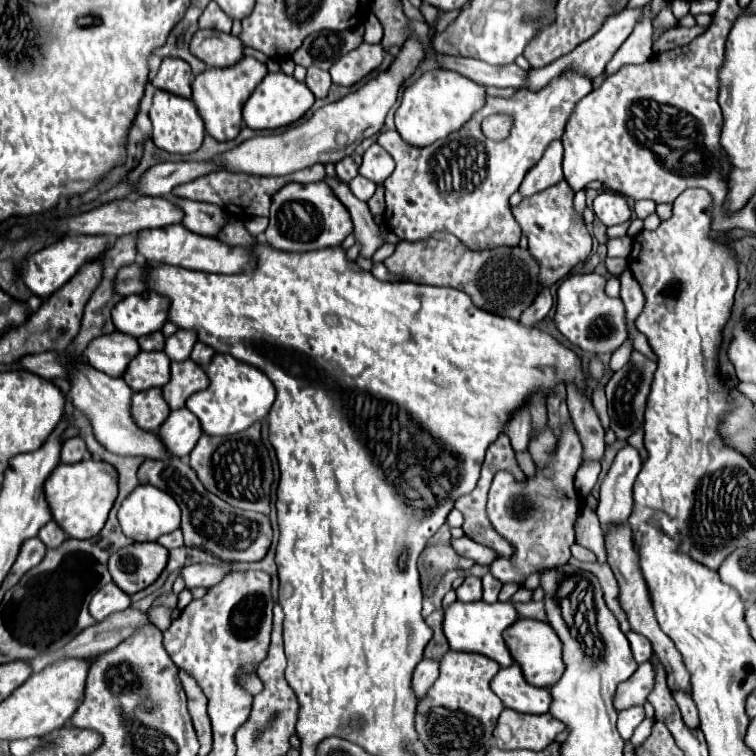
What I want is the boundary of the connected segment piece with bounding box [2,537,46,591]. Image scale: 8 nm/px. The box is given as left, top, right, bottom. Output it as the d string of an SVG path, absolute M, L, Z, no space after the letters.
M32 537L32 539L28 539L28 541L24 541L18 559L16 559L16 563L12 565L10 575L8 575L8 577L4 579L4 583L2 583L2 591L8 591L10 587L14 587L14 585L22 579L22 575L24 575L26 571L30 571L32 567L36 567L36 565L44 559L44 553L46 553L46 547L44 547L44 543L42 543L38 537Z

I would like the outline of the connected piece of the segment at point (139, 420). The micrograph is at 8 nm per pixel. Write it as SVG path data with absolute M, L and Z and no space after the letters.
M148 389L132 395L132 419L144 431L158 431L158 427L170 415L168 403L162 399L160 389Z

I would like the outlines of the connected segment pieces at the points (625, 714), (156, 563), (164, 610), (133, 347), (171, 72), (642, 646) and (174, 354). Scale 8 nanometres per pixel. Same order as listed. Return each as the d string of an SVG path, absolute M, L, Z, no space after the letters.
M630 707L618 713L618 731L622 739L630 739L632 731L644 721L644 707Z
M132 543L110 557L108 571L124 593L134 595L158 579L166 561L168 549L160 543Z
M158 605L158 607L150 607L148 609L148 619L150 619L150 623L154 623L158 629L164 631L172 623L172 613L174 613L174 607Z
M110 333L92 339L92 343L86 347L84 357L86 361L98 369L108 373L110 377L122 377L132 357L140 351L136 339L124 333Z
M164 57L158 75L152 79L152 85L156 89L164 89L180 97L190 97L190 81L192 81L192 71L184 59Z
M634 631L626 633L626 637L629 640L633 657L638 664L650 659L653 651L648 639Z
M178 329L172 337L166 339L164 345L164 353L168 355L170 361L184 361L190 357L190 351L196 343L196 333L194 331L186 331L186 329Z

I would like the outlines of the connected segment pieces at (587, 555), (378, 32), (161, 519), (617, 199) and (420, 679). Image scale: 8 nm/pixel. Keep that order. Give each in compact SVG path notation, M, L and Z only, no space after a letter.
M578 543L572 545L572 557L578 559L578 561L596 561L596 555L590 549L586 549L586 547L578 545Z
M368 19L366 21L366 33L364 33L364 43L376 45L382 39L382 25L378 19Z
M138 485L120 505L118 521L126 537L134 541L156 541L160 535L176 531L180 527L180 507L174 499L152 485Z
M602 191L594 199L594 213L606 227L626 223L632 215L626 199L614 191Z
M422 659L412 675L412 691L418 699L424 699L428 689L434 685L434 681L438 679L438 663L430 661L430 659Z

